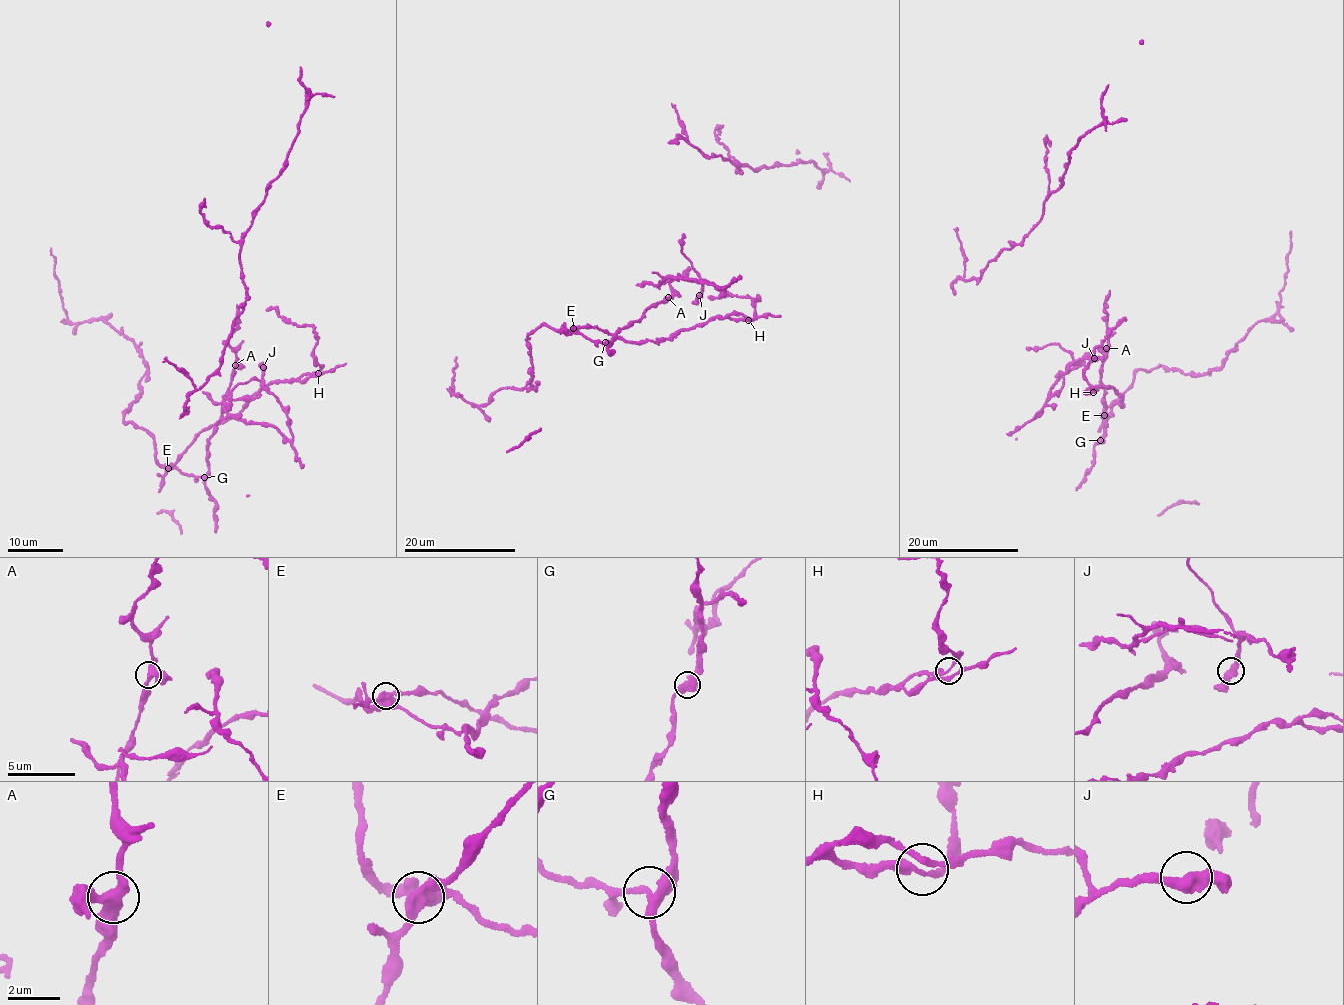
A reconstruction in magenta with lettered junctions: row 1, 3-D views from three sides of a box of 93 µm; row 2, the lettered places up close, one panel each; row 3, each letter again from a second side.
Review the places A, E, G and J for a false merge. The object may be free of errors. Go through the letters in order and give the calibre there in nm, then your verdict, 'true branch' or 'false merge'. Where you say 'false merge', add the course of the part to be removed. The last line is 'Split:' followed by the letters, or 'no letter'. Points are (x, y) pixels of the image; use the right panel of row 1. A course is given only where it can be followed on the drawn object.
A: 380 nm thick; true branch
E: 480 nm thick; false merge; foreign part runs (1105, 415), (1103, 408), (1118, 403), (1121, 408), (1122, 396), (1111, 388), (1093, 392), (1084, 370), (1123, 319)
G: 360 nm thick; true branch
J: 500 nm thick; true branch
Split: E

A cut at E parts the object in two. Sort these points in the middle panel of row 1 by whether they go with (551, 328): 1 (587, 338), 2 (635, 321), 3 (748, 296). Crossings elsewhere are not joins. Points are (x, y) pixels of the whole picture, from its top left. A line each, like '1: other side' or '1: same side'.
1: same side
2: same side
3: other side

